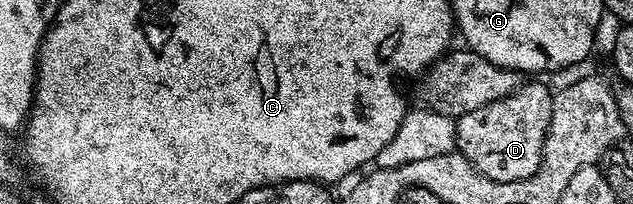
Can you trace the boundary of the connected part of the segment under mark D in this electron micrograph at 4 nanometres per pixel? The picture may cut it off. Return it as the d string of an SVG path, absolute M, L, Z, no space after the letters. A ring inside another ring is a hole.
M529 84L517 89L507 98L497 100L493 104L483 106L479 110L471 110L471 114L463 114L455 120L455 148L482 178L495 182L517 183L519 180L531 178L541 165L541 153L545 150L545 135L551 122L554 93L548 92L541 84Z

